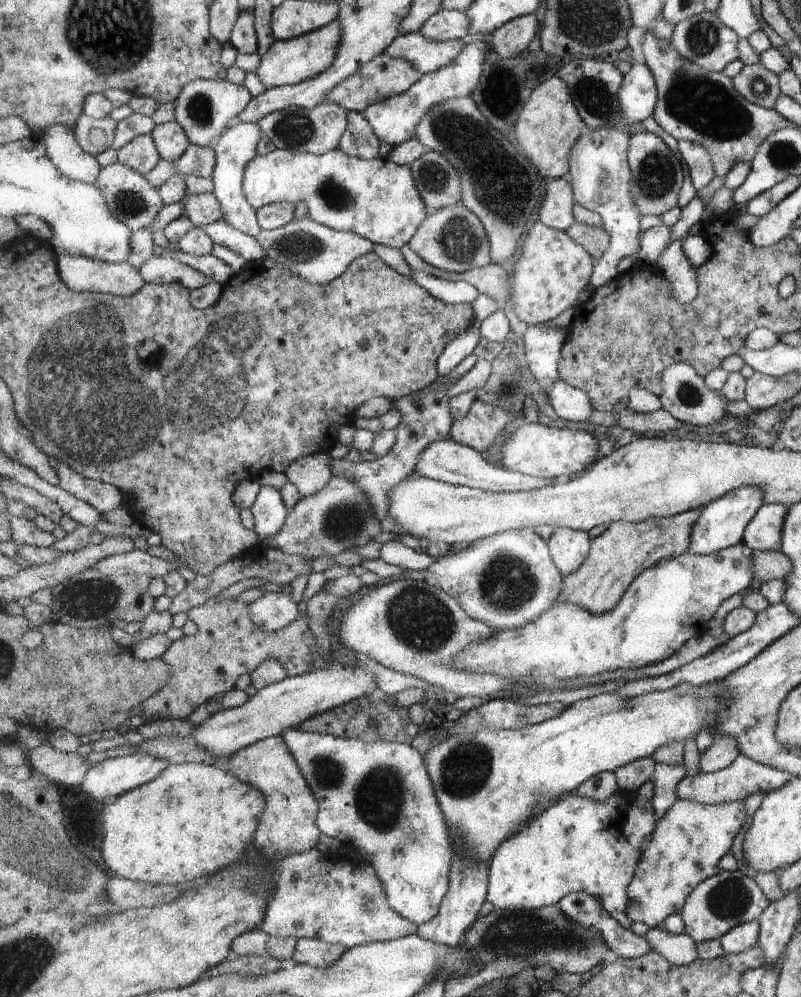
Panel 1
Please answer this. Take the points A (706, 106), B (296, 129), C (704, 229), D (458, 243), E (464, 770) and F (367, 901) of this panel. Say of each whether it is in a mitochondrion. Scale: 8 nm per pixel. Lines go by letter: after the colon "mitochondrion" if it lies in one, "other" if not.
A: mitochondrion
B: mitochondrion
C: other
D: mitochondrion
E: mitochondrion
F: mitochondrion

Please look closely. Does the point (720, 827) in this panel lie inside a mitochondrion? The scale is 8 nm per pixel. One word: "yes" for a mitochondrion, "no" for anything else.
no

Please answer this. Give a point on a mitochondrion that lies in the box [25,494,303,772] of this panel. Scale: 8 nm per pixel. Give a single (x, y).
(89, 597)

